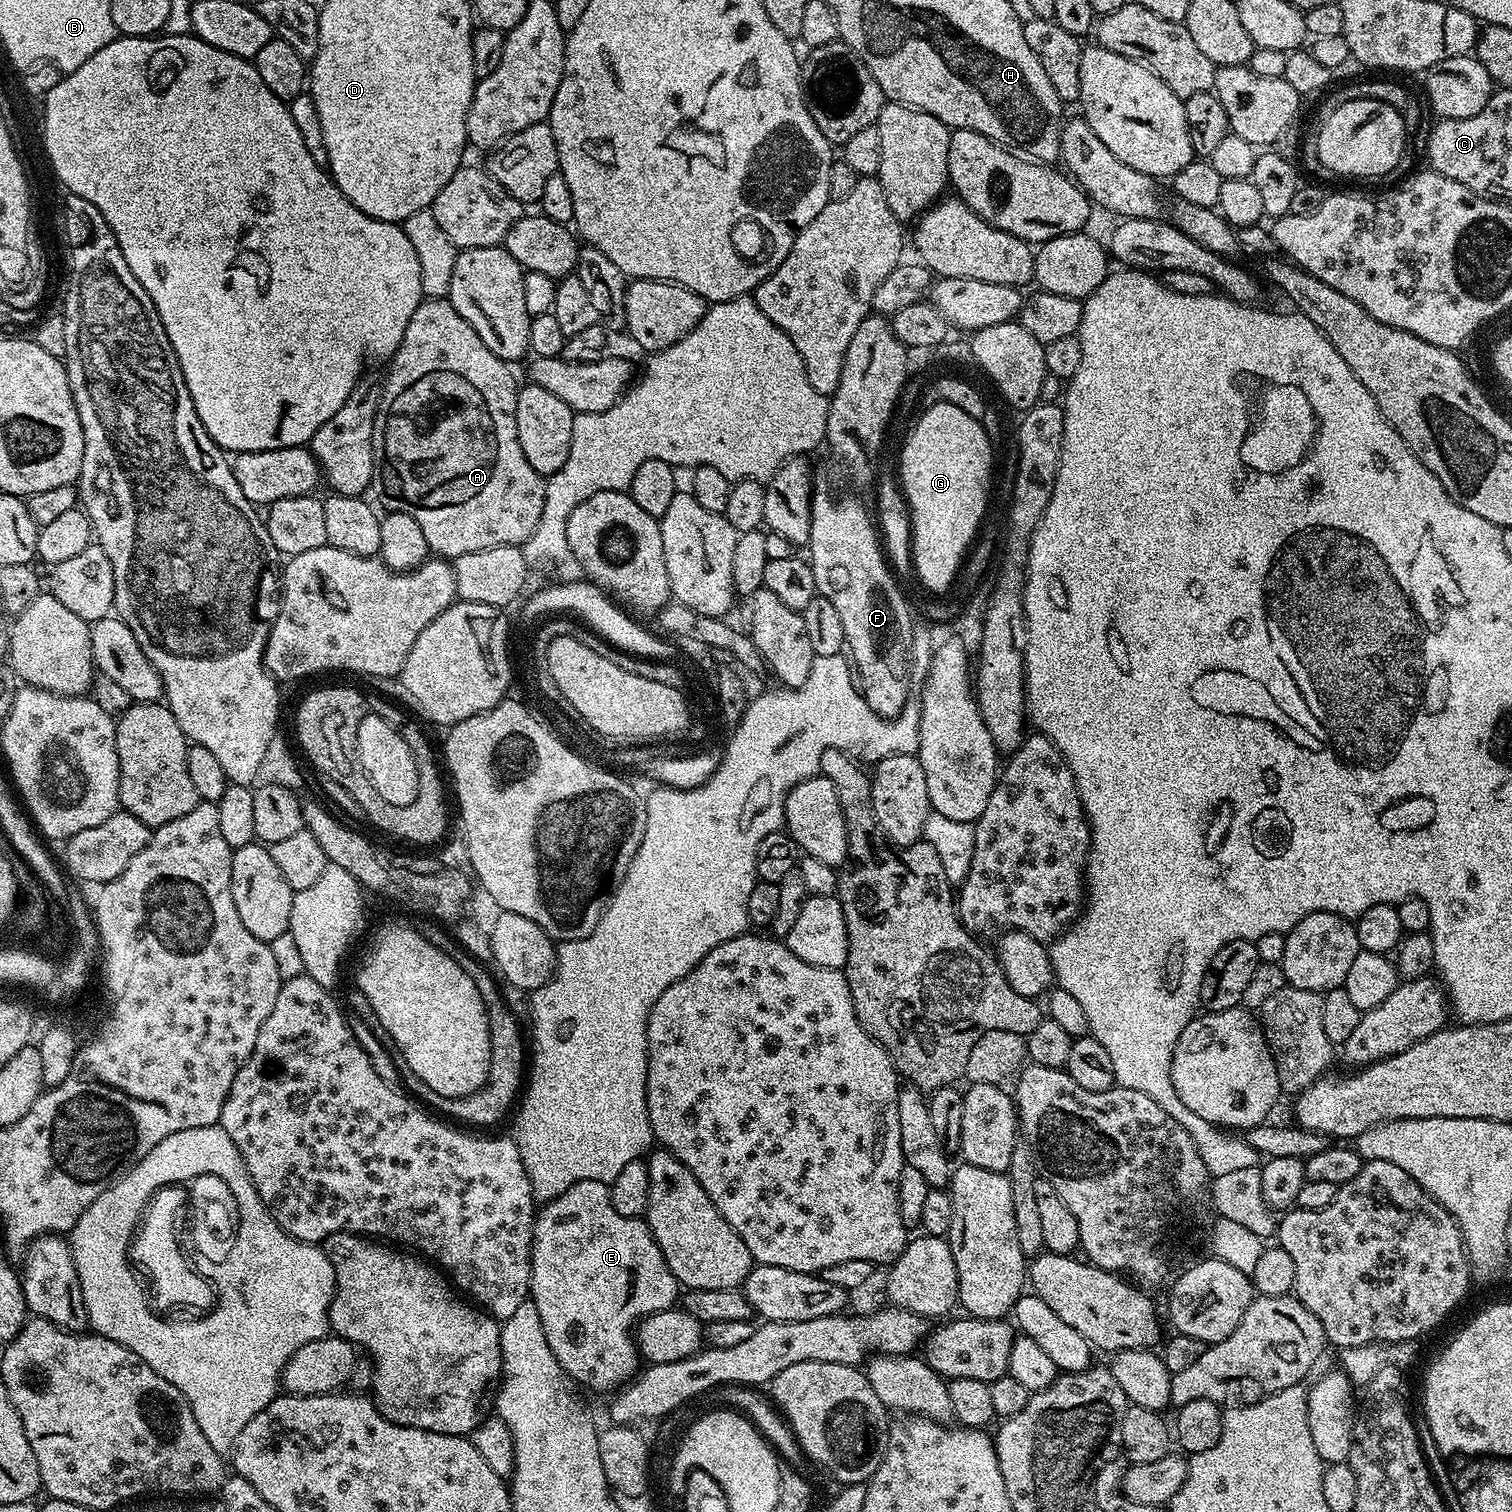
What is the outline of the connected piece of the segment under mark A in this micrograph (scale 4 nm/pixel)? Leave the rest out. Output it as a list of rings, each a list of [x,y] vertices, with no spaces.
[[[431,297],[421,301],[410,323],[406,326],[406,334],[402,334],[402,342],[396,353],[390,357],[388,377],[383,377],[380,389],[380,409],[376,411],[379,421],[374,430],[372,449],[374,450],[374,462],[377,469],[374,477],[374,492],[380,495],[383,506],[390,512],[410,514],[418,522],[428,543],[429,553],[440,558],[455,558],[462,554],[470,554],[474,550],[490,550],[494,546],[506,546],[514,544],[523,546],[526,538],[534,534],[534,526],[538,526],[538,518],[542,518],[542,506],[544,505],[545,477],[539,476],[526,462],[526,454],[522,454],[522,442],[518,442],[518,426],[516,425],[516,393],[518,383],[512,377],[509,365],[502,358],[498,358],[474,334],[474,326],[468,322],[456,310],[451,303],[443,297]]]

